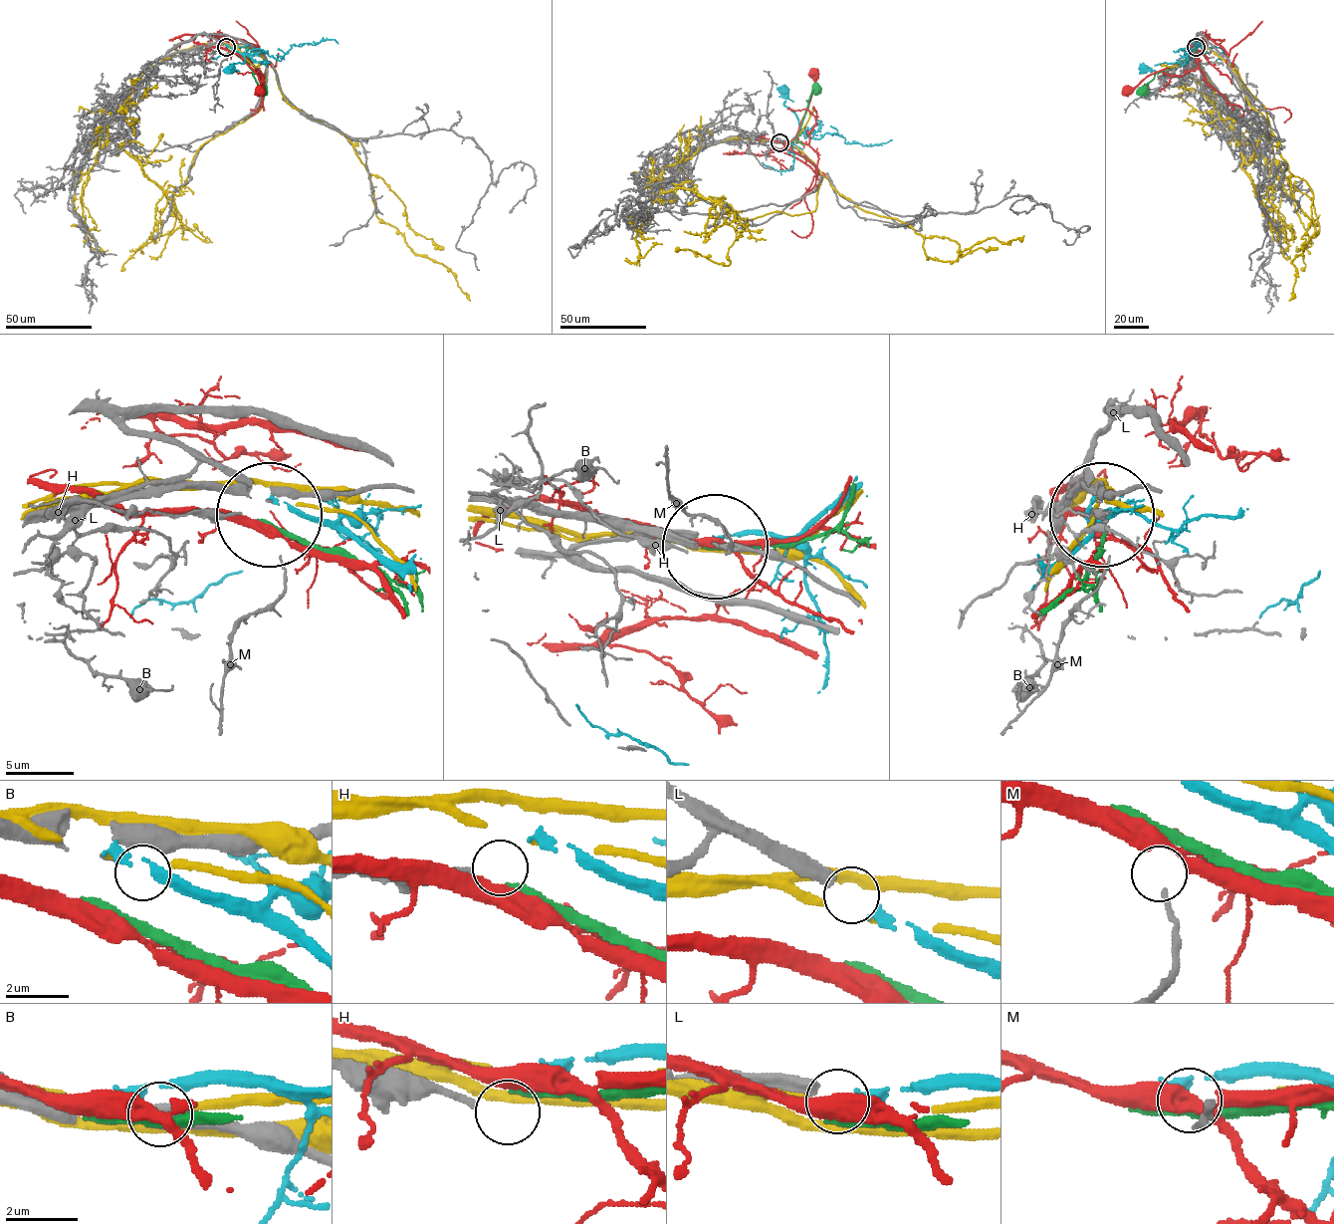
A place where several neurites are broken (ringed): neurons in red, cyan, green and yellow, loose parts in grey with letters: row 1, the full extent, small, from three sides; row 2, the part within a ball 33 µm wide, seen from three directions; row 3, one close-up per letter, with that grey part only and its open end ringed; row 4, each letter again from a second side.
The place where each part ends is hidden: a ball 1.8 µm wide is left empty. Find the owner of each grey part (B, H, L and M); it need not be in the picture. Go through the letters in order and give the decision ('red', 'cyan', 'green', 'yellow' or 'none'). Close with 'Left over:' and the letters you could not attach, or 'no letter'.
B: none
H: none
L: cyan
M: red
Left over: B, H

